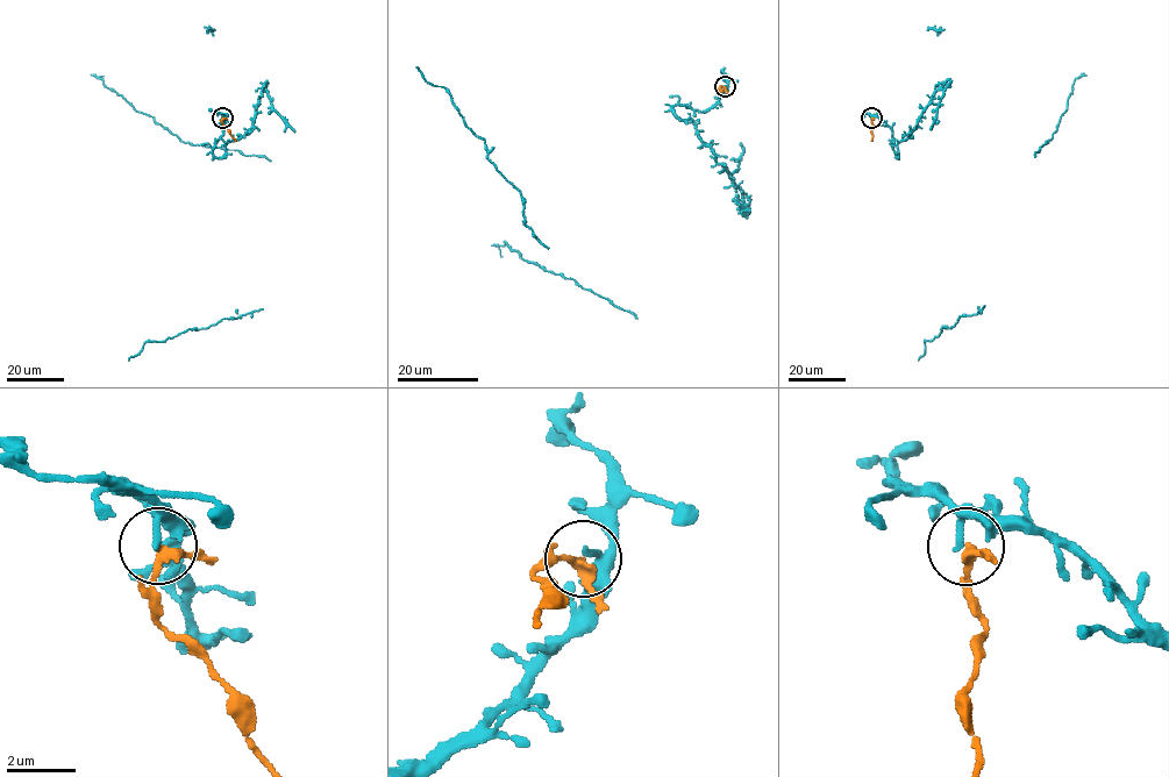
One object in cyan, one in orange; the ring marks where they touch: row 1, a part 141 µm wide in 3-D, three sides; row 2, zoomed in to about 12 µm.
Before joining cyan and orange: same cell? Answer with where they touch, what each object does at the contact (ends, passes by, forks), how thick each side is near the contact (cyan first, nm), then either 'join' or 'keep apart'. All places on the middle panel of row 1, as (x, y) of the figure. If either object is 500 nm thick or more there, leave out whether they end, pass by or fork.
place (725, 86); cyan passes by; orange passes by; calibres 140 and 220 nm; keep apart

